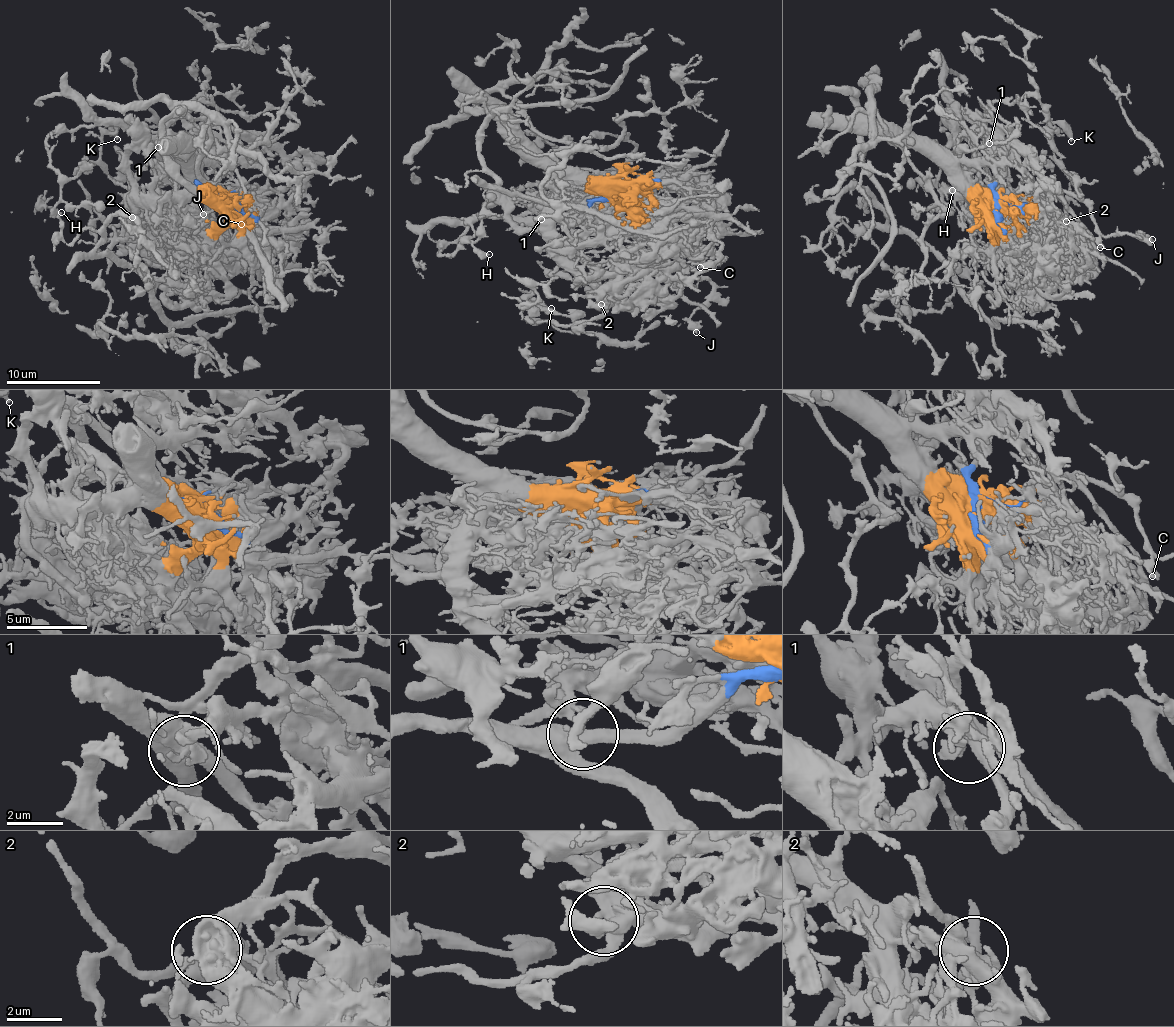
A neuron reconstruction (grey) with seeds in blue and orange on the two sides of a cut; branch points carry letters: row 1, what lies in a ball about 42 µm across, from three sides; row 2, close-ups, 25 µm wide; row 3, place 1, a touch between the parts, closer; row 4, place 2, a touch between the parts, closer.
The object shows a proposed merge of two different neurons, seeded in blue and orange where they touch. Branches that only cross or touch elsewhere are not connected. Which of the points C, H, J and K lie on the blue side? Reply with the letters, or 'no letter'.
C, H, J, K

